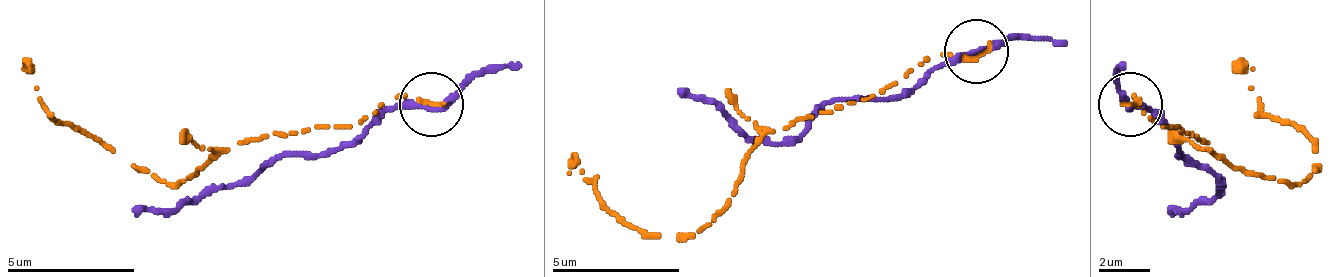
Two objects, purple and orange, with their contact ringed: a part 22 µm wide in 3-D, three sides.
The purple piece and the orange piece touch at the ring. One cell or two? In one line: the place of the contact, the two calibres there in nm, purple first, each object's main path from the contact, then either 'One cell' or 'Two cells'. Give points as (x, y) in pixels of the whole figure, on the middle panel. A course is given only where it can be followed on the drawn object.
Place: (976, 51). Thickness 260 nm (purple) against 240 nm. Course of purple: (978, 52), (933, 65), (901, 97), (837, 97), (779, 142), (753, 142), (715, 110), (676, 91). Course of orange: (978, 52), (939, 52), (895, 85), (773, 129), (747, 155), (715, 219), (638, 232), (567, 162). Two cells

